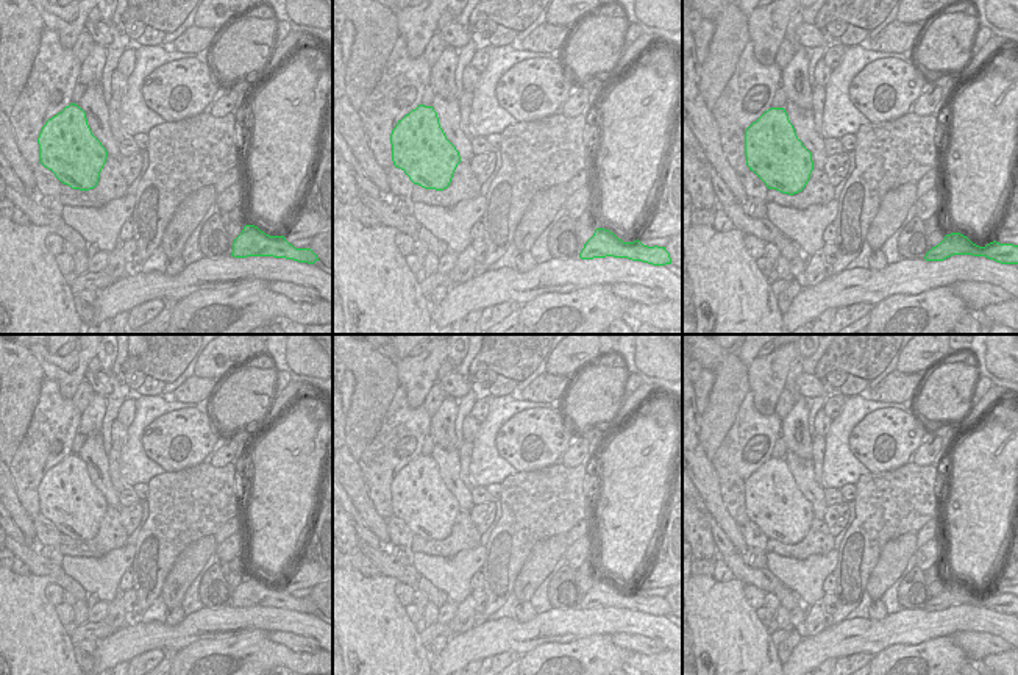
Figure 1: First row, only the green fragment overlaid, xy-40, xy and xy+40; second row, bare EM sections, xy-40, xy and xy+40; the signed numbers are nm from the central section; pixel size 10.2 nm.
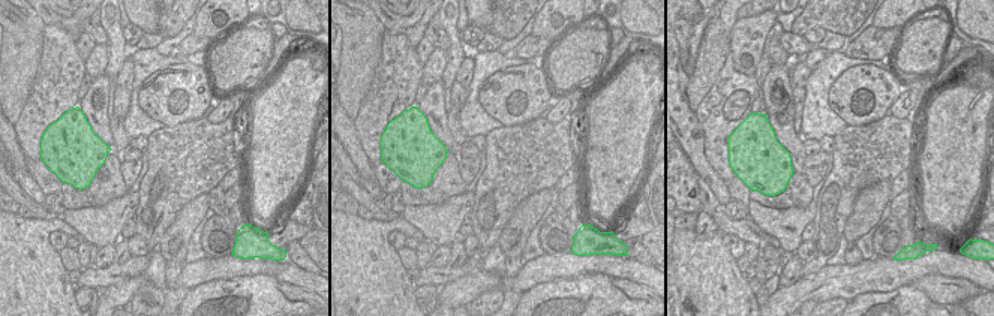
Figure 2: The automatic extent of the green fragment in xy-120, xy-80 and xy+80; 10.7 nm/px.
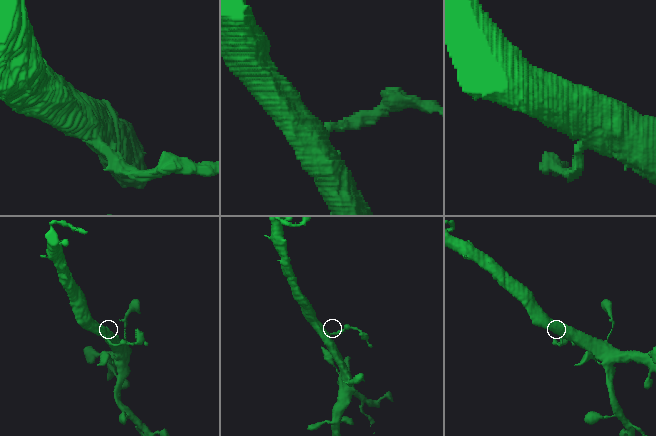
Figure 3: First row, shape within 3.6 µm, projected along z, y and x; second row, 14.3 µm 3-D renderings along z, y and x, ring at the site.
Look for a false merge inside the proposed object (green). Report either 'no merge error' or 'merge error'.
merge error

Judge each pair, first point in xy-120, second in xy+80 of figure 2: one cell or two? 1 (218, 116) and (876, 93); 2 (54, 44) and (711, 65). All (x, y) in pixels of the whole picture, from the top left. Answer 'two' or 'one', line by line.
1: two
2: two

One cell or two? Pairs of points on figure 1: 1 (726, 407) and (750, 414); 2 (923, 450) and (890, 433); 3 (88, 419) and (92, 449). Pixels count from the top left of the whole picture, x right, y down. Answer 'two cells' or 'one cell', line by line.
1: two cells
2: two cells
3: two cells

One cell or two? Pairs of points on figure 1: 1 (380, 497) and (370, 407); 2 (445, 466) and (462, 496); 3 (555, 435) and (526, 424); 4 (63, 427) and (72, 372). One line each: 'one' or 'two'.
1: two
2: one
3: one
4: two

